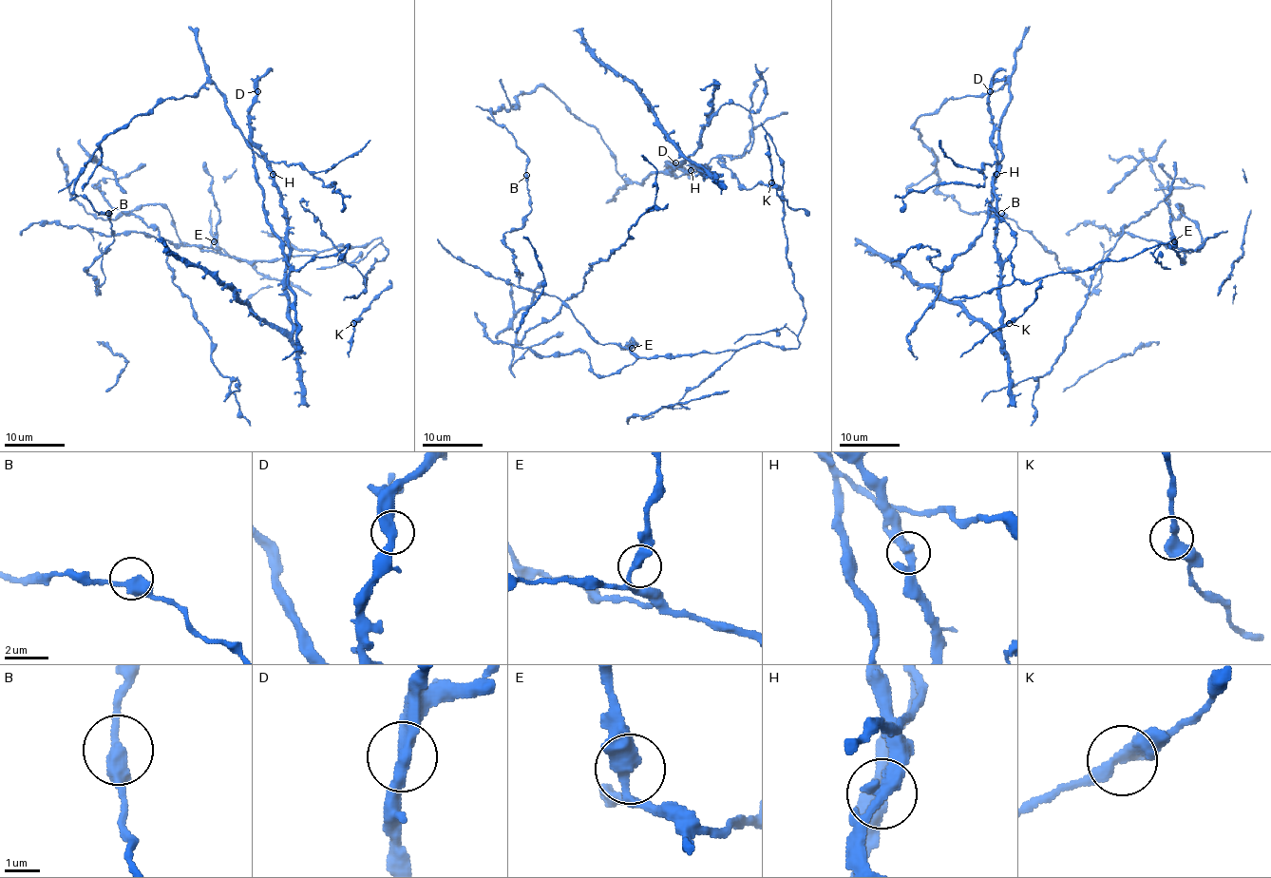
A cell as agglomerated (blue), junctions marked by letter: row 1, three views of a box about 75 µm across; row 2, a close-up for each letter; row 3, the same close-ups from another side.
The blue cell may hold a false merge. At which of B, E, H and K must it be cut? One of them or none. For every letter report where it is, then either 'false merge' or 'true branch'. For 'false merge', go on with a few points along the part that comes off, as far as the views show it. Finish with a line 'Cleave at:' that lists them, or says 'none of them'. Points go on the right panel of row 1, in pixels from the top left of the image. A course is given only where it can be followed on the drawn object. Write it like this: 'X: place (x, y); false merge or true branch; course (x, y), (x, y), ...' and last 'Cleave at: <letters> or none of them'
B: place (1001, 213); true branch
E: place (1174, 241); true branch
H: place (996, 174); true branch
K: place (1009, 323); true branch
Cleave at: none of them

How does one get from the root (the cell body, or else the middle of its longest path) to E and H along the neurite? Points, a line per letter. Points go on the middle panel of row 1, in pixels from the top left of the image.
E: (528, 175), (531, 212), (503, 235), (521, 273), (510, 283), (555, 295), (599, 343), (632, 348)
H: (528, 175), (528, 157), (492, 111), (540, 85), (597, 131), (624, 179), (690, 170)

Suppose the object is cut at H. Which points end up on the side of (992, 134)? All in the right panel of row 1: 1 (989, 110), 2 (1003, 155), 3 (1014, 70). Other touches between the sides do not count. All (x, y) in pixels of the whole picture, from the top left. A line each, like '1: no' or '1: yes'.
1: yes
2: no
3: no

